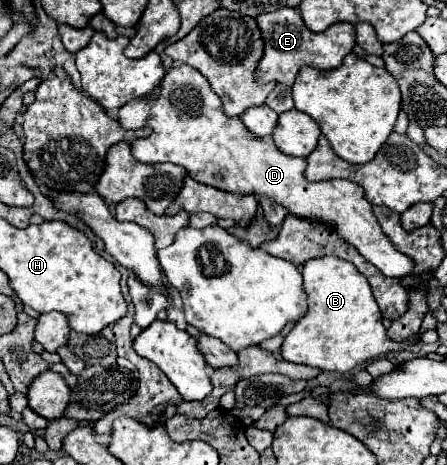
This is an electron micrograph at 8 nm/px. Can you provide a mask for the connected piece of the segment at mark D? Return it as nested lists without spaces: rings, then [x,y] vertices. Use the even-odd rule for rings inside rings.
[[[179,64],[177,68],[173,66],[163,84],[161,84],[161,94],[155,100],[131,100],[125,106],[119,108],[119,124],[123,128],[145,128],[149,126],[153,132],[147,138],[139,138],[131,144],[131,154],[145,164],[155,164],[155,162],[173,162],[181,168],[187,170],[187,174],[207,186],[225,190],[225,192],[233,192],[233,194],[255,194],[255,196],[267,196],[275,202],[279,202],[281,206],[285,206],[293,216],[299,218],[309,218],[309,220],[319,220],[319,222],[327,222],[333,228],[337,228],[337,234],[347,240],[349,244],[353,244],[359,254],[371,262],[375,268],[379,268],[385,276],[389,278],[403,278],[413,270],[413,260],[405,254],[401,254],[383,234],[371,204],[365,200],[363,196],[363,188],[351,180],[325,180],[325,182],[307,182],[303,178],[305,166],[307,162],[303,158],[291,158],[285,156],[283,152],[277,150],[277,146],[273,144],[271,136],[255,136],[251,134],[245,124],[235,116],[229,118],[223,112],[223,104],[221,98],[211,90],[209,82],[205,80],[205,76],[201,76],[201,72],[197,72],[195,68],[189,68],[187,64]]]

